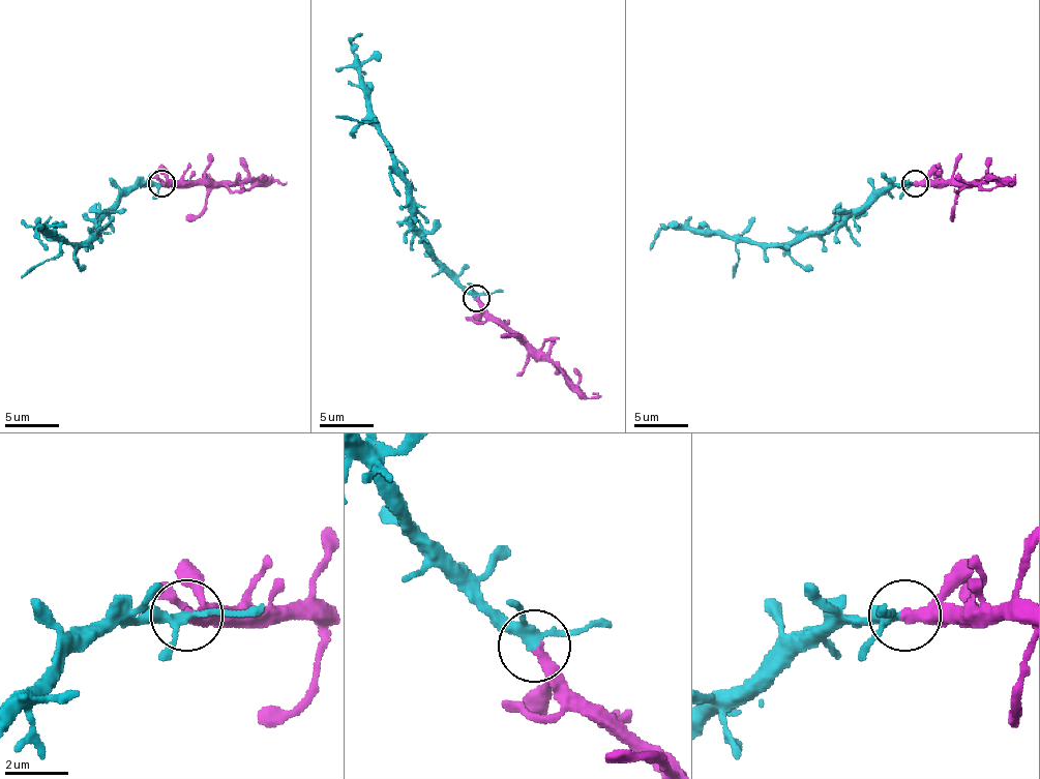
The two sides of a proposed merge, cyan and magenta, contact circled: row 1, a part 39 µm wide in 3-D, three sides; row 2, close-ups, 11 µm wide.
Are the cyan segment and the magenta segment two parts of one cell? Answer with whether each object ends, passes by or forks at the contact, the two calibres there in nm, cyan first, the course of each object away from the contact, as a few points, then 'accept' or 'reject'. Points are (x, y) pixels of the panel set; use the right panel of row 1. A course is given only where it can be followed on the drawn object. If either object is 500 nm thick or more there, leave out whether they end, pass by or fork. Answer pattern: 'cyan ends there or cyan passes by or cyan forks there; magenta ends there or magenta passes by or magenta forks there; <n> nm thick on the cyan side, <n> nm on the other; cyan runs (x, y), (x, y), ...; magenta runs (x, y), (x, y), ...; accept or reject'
cyan forks there; magenta ends there; 200 nm thick on the cyan side, 320 nm on the other; cyan runs (916, 183), (889, 185), (824, 232), (805, 232), (789, 242), (745, 242), (673, 226), (659, 232), (651, 250); magenta runs (916, 183), (1013, 180), (1013, 185); accept

